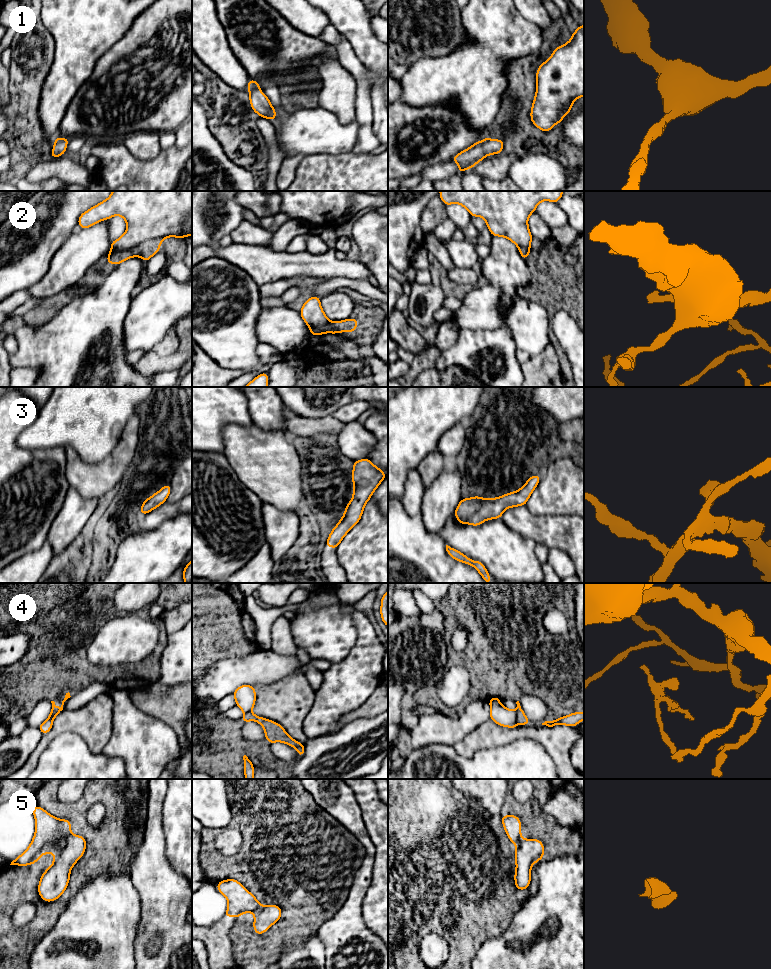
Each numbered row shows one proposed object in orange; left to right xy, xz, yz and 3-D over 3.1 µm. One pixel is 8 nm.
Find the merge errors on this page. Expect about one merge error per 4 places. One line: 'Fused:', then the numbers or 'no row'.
Fused: 2, 4

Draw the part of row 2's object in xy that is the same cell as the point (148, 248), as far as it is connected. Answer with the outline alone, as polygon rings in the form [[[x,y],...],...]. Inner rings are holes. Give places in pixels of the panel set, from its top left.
[[[149,239],[129,250],[110,252],[107,256],[107,263],[118,265],[132,257],[141,257],[146,263],[153,255],[159,252],[162,239]]]

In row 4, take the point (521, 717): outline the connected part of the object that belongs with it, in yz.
[[[519,701],[516,702],[517,704],[517,709],[516,709],[516,713],[517,713],[517,720],[521,725],[529,725],[531,724],[528,720],[528,718],[526,717],[525,713],[523,712]]]

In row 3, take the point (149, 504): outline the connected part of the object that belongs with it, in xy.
[[[167,484],[162,487],[158,492],[153,494],[151,497],[147,498],[141,505],[141,515],[147,514],[163,504],[168,498],[170,492],[171,486],[170,484]]]

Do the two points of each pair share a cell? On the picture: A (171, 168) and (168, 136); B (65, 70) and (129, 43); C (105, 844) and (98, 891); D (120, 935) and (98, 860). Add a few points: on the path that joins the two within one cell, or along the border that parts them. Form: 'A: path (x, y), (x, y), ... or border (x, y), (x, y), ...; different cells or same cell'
A: border (174, 144), (162, 149); different cells
B: border (121, 38), (97, 61), (91, 74); different cells
C: border (125, 874), (98, 874), (81, 887); different cells
D: border (125, 874), (98, 874), (82, 886); different cells

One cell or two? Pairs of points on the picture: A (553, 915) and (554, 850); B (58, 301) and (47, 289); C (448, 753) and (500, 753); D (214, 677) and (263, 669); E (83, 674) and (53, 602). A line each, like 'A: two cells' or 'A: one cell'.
A: two cells
B: two cells
C: one cell
D: one cell
E: one cell

